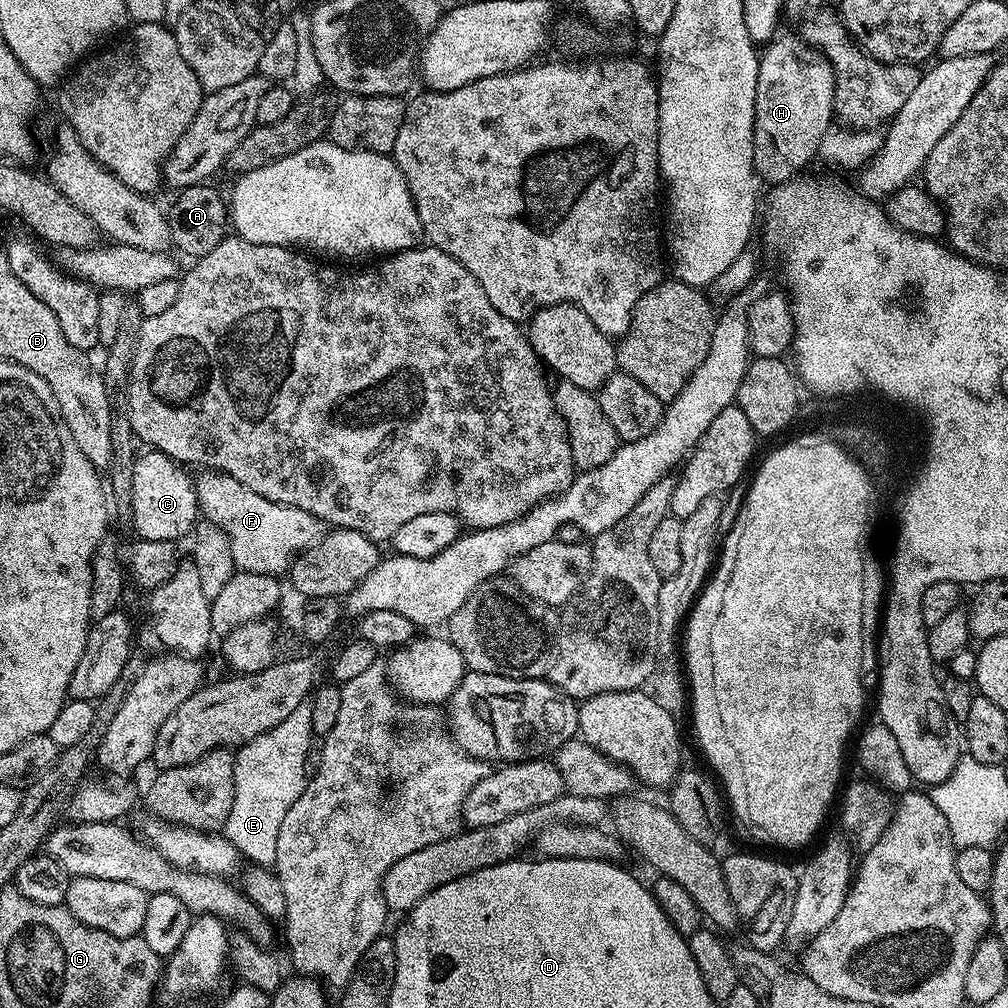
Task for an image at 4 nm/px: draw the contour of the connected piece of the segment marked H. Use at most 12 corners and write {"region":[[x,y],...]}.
{"region":[[799,35],[759,53],[754,162],[797,179],[834,124],[832,63]]}

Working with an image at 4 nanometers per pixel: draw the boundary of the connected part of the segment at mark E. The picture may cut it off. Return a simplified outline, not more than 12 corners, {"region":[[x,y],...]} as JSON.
{"region":[[305,702],[239,745],[222,834],[275,865],[278,829],[310,779]]}

